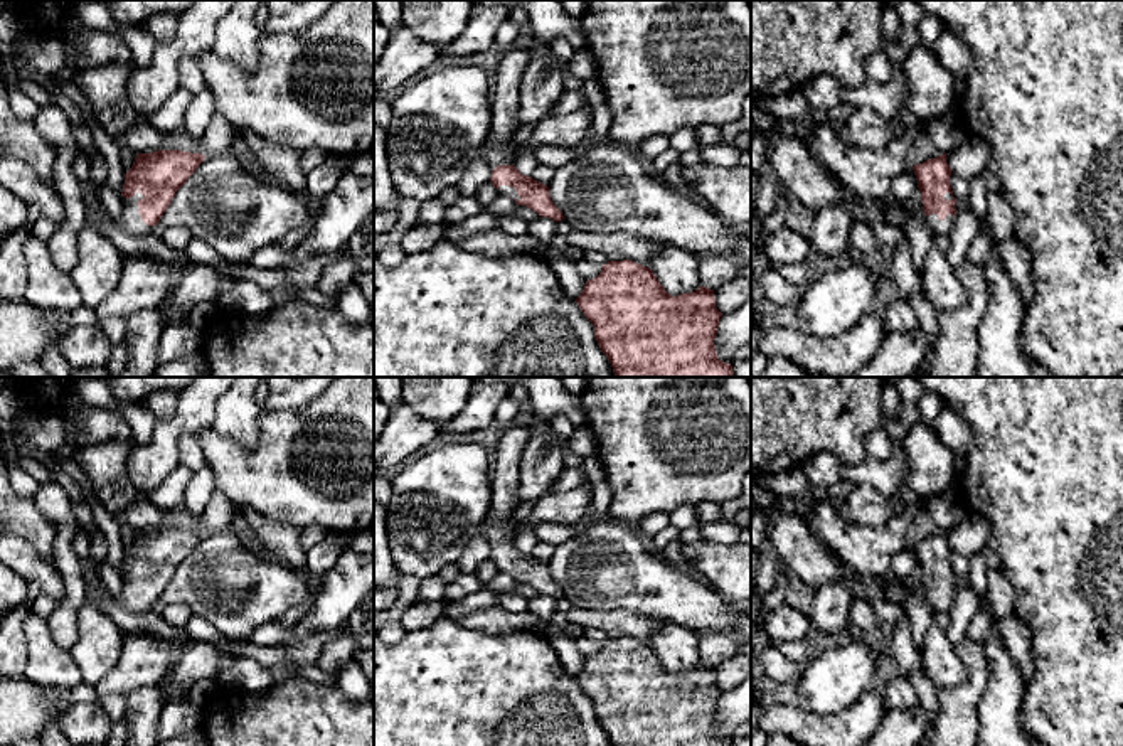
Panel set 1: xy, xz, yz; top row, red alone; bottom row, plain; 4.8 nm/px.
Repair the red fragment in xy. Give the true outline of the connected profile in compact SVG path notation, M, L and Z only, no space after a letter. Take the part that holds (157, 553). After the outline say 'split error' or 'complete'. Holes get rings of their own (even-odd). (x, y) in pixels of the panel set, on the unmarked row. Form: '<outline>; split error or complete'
M180 527L138 530L125 551L121 573L126 578L123 589L114 598L118 605L131 613L153 610L175 569L204 536L202 530Z; split error

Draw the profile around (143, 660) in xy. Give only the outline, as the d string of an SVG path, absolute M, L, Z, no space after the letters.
M121 630L121 657L113 670L94 684L99 701L109 694L131 694L143 685L158 685L163 679L172 642L135 630Z

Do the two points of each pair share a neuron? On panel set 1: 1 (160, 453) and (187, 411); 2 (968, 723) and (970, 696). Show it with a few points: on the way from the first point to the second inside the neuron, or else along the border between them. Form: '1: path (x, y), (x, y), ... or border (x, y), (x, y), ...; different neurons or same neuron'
1: path (164, 443), (165, 436), (180, 421); same neuron
2: path (968, 716), (968, 703); same neuron

